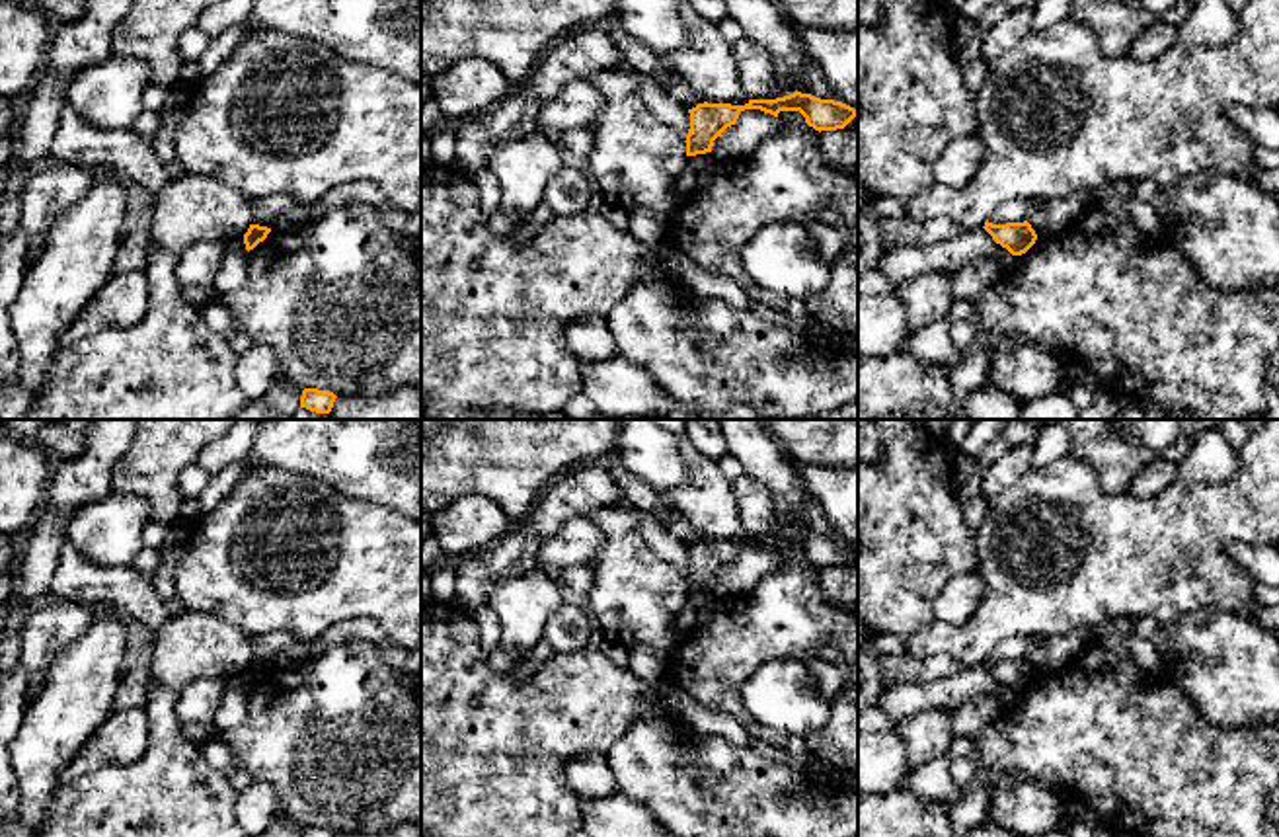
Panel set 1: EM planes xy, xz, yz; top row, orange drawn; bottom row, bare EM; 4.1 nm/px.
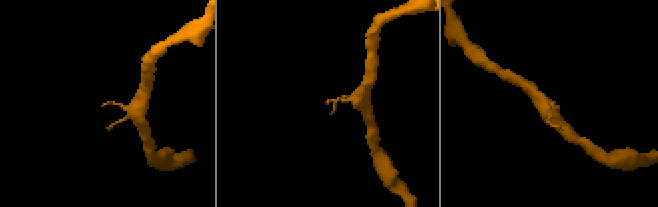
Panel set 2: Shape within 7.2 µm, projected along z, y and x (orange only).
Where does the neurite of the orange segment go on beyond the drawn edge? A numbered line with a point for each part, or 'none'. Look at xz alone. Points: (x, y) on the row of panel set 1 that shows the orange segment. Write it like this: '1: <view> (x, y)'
none

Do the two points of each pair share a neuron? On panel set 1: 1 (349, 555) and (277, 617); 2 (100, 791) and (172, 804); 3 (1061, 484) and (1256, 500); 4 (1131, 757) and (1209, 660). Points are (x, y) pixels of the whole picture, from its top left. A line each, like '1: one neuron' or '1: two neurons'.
1: one neuron
2: one neuron
3: one neuron
4: two neurons

